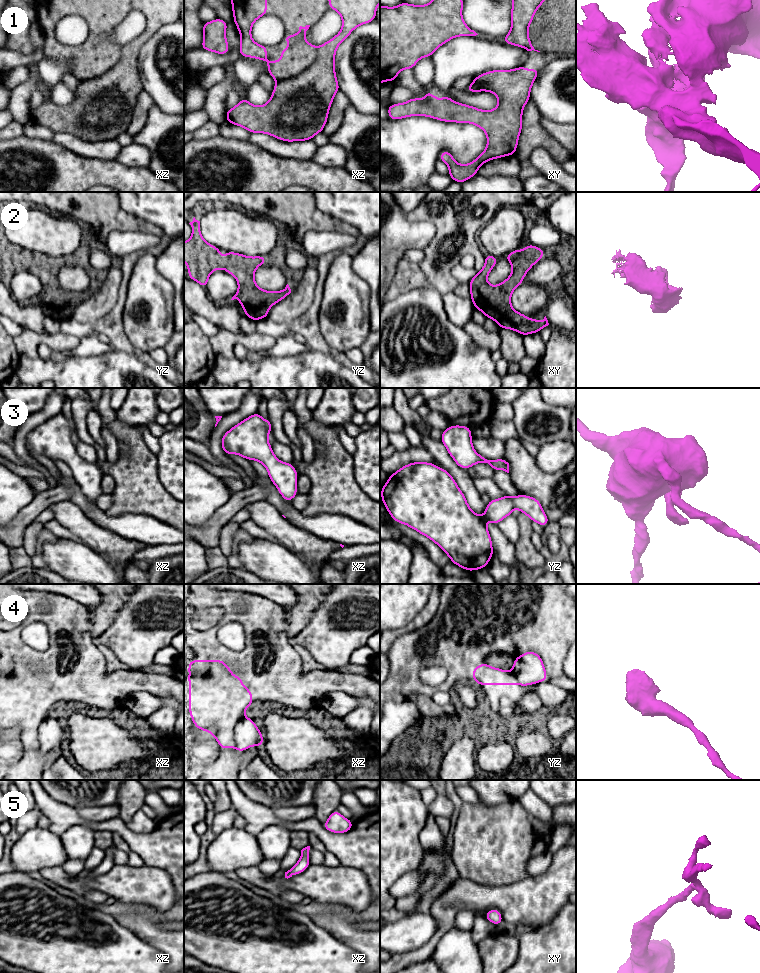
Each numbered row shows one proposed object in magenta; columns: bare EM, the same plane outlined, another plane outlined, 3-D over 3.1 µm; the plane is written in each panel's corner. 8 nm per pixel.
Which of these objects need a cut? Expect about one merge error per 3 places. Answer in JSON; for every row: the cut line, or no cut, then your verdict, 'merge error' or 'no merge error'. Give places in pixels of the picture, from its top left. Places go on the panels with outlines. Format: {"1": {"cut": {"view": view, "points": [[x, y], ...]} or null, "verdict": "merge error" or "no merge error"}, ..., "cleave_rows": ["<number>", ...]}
{"1": {"cut": null, "verdict": "no merge error"}, "2": {"cut": null, "verdict": "no merge error"}, "3": {"cut": null, "verdict": "no merge error"}, "4": {"cut": {"view": "xz", "points": [[244, 716], [234, 727], [235, 746]]}, "verdict": "merge error"}, "5": {"cut": null, "verdict": "no merge error"}, "cleave_rows": ["4"]}

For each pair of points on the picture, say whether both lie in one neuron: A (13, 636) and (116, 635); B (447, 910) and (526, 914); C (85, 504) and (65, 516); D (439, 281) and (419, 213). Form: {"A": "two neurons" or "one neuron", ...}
{"A": "two neurons", "B": "one neuron", "C": "two neurons", "D": "one neuron"}

